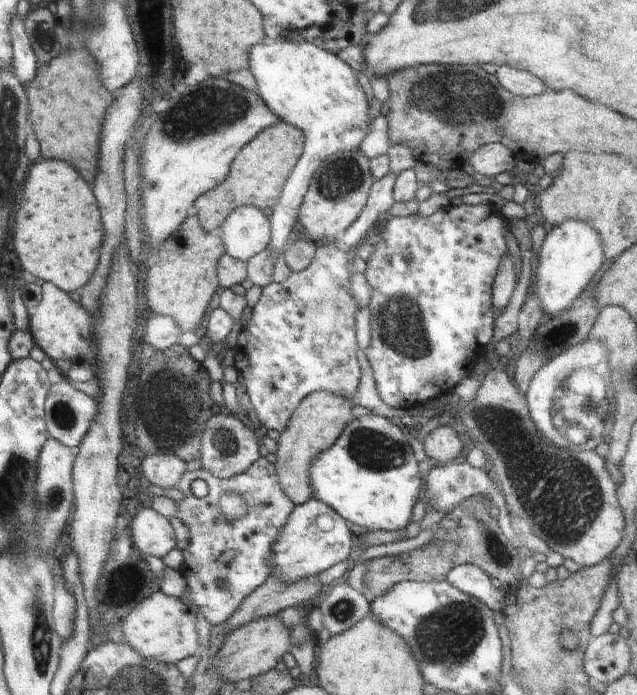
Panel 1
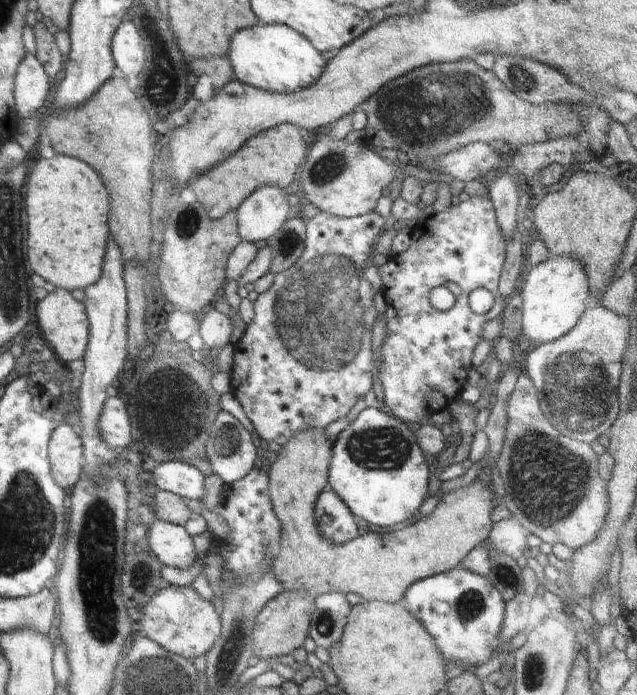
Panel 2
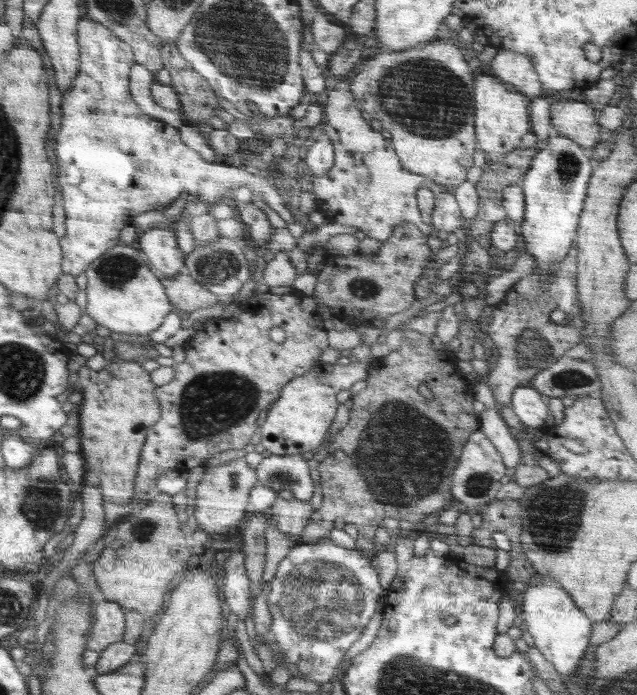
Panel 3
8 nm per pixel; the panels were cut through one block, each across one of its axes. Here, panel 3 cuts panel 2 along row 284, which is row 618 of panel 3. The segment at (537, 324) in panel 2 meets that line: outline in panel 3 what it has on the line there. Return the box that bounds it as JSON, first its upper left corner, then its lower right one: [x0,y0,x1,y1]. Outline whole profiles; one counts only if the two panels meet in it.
[519,576,590,678]

